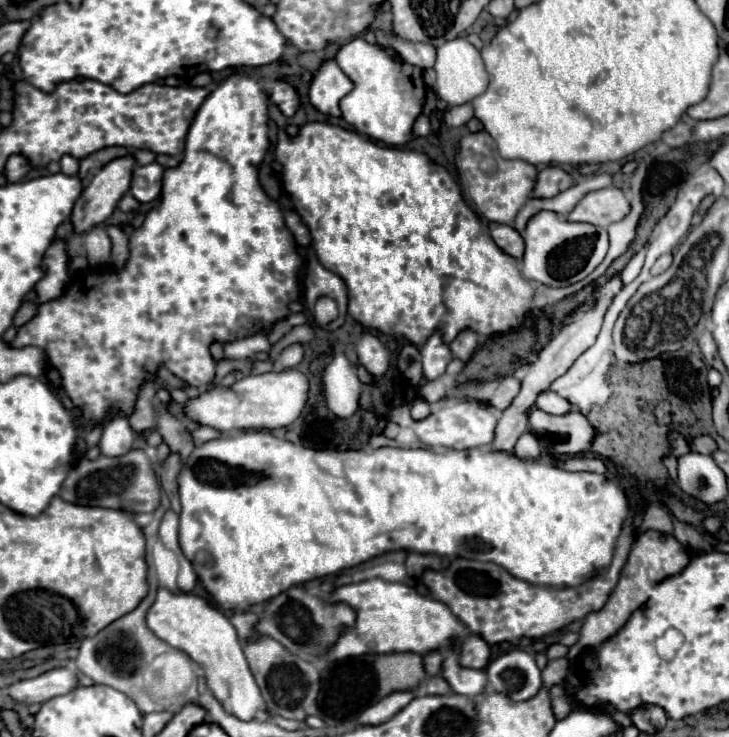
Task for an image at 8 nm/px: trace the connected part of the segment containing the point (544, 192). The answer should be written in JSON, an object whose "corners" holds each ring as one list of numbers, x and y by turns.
{"corners":[[549,166,539,172,539,180,533,190,533,196,551,198,551,196,557,196,557,192,567,190,571,184,573,184,573,176,569,172,555,168,555,166]]}

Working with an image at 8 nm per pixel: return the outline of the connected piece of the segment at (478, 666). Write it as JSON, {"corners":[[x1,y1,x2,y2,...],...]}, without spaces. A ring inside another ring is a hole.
{"corners":[[469,634,463,640,461,646,461,654,459,654,459,664,463,668,475,668,475,670,483,670,489,662,489,646,485,640,481,640,475,634]]}

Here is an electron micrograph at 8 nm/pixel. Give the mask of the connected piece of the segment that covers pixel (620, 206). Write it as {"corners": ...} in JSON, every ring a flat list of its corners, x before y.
{"corners":[[609,186,585,194,585,198,567,216,571,222,589,222,597,226,609,226,623,220,631,212,631,204,623,190]]}

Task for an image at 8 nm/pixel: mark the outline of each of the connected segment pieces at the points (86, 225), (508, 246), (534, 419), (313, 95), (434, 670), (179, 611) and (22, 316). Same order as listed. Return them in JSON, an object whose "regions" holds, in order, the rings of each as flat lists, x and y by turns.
{"regions":[[[117,158,103,166,75,202,71,224,77,234,91,230,111,216,119,198,129,190,133,158]],[[489,224,489,234,491,234,491,238,495,240,495,244,501,248,501,250,505,250,507,254,511,254,513,258,517,258,517,260,521,260,521,252,525,250,525,244,523,244,523,238,521,238,521,234,515,230,515,228,511,228,511,226,507,226,507,224]],[[533,408,529,412,529,430,557,454,577,456,589,452,595,438,595,428,581,412,567,412,561,416]],[[327,60,321,64,317,76,309,88,311,104,327,114,327,116,341,116,339,100,353,90,353,82,341,72,335,60]],[[429,652,427,656,423,656,423,662,425,662,425,670,427,670,429,676,441,674,441,664,443,664,441,652]],[[159,588,157,600,147,614,147,624,161,640,171,644,173,648,187,652,203,668,209,692,229,714,237,716,239,720,255,720,257,712,267,710,265,700,245,660,237,630,221,610,213,608,211,604,207,604,207,600,195,594,171,594,169,590]],[[33,300,23,302,23,304,21,304,21,308,17,310,15,318,13,318,13,324,15,324,17,328,19,328,19,326,23,326,23,324,27,324,27,322,35,316,35,310,37,310,37,302,33,302]]]}

